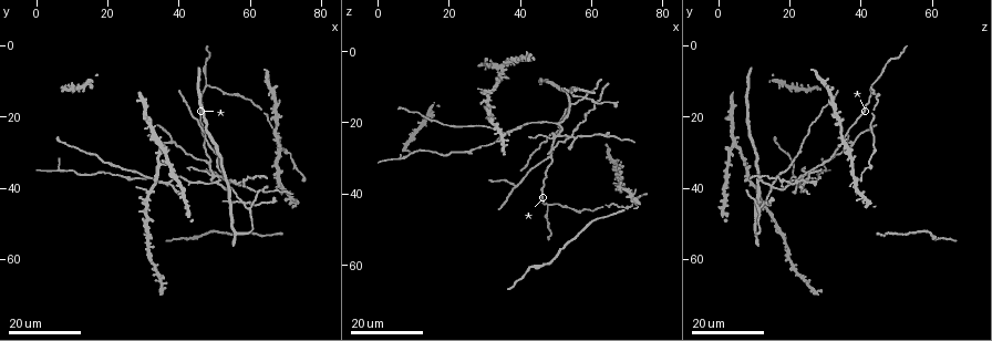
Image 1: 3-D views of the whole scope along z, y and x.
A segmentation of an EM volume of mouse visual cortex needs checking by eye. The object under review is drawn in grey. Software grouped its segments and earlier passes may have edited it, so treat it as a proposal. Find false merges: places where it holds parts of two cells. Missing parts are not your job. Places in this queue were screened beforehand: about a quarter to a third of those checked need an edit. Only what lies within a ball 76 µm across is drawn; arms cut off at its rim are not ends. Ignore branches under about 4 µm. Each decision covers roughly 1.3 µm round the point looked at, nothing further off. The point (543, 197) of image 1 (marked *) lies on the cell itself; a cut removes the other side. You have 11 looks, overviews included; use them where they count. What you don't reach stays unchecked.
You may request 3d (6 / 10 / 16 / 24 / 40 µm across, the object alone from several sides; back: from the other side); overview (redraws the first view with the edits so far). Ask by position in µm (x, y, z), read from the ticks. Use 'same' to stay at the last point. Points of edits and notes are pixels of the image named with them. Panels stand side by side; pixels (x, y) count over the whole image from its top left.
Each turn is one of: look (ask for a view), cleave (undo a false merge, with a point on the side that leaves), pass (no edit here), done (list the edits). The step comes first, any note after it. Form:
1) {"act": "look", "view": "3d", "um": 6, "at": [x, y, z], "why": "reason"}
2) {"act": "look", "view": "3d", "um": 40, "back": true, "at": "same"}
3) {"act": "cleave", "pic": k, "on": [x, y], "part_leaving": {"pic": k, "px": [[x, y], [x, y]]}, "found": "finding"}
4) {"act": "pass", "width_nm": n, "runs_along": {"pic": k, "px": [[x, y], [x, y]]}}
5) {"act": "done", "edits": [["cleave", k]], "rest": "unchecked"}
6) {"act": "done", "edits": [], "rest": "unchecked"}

{"act": "look", "view": "3d", "um": 24, "at": [51.0, 38.0, 20.5], "why": "three-way junction"}

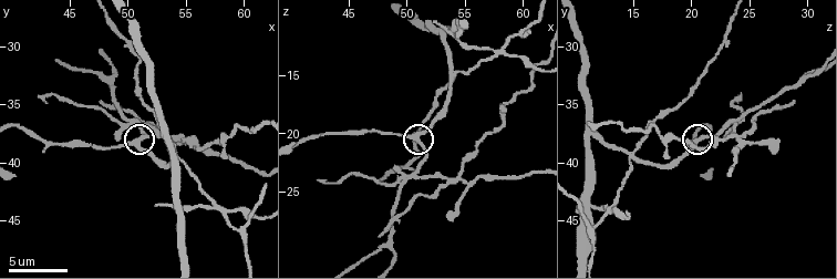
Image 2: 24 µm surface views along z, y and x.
{"act": "look", "view": "3d", "um": 10, "at": [50.6, 38.6, 20.4]}

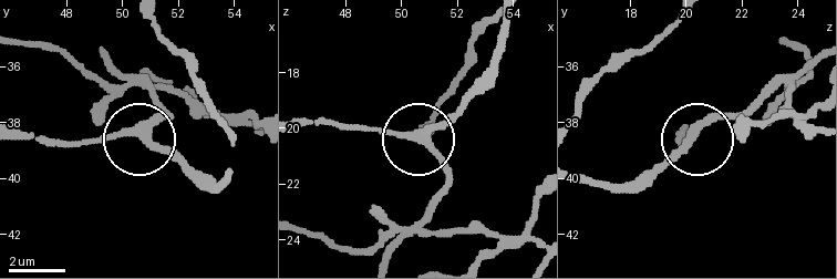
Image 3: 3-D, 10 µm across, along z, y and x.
{"act": "pass", "arms": 3, "runs_along": {"pic": 3, "px": [[102, 49], [166, 115], [143, 135], [199, 185]]}, "found": "one cell here"}

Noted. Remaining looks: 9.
{"act": "look", "view": "3d", "um": 6, "at": [58.2, 44.2, 13.2]}

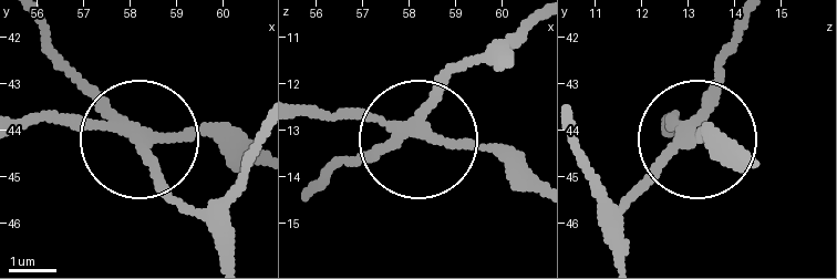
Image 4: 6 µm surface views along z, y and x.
{"act": "cleave", "pic": 4, "on": [204, 122], "arms": 4, "part_leaving": {"pic": 4, "px": [[424, 126], [515, 154], [539, 174]]}, "found": "a second cell is stuck on"}

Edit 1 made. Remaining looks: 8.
{"act": "look", "view": "overview", "why": "see it whole again"}

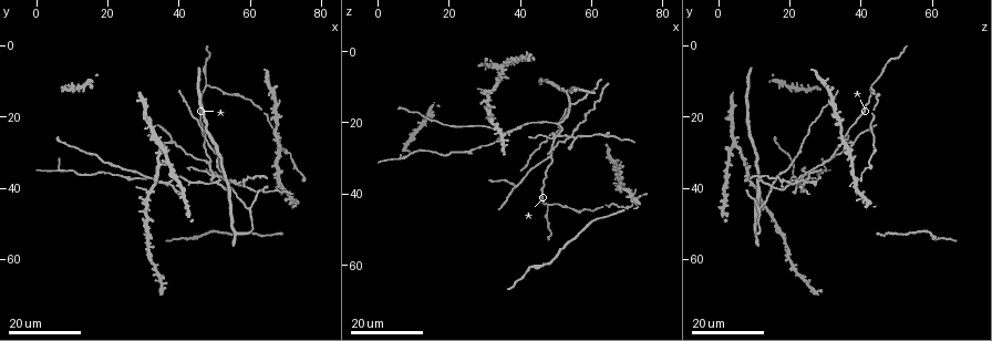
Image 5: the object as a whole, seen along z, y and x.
{"act": "look", "view": "3d", "um": 16, "at": [54.0, 39.5, 15.5], "why": "four arms meet"}

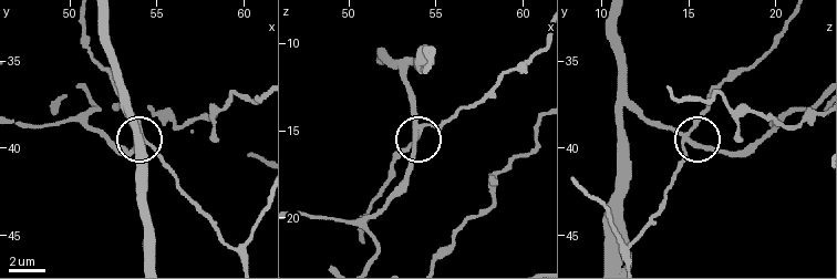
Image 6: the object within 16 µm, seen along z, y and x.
{"act": "look", "view": "3d", "um": 10, "at": [53.9, 39.1, 14.8]}

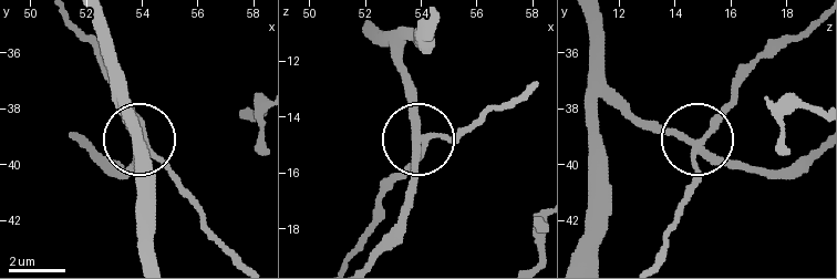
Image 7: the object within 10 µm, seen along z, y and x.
{"act": "pass", "arms": 4, "runs_along": {"pic": 7, "px": [[816, 154], [773, 173], [716, 158], [700, 140], [742, 83]]}, "found": "continuous, no second cell"}

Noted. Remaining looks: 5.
{"act": "look", "view": "3d", "um": 24, "at": [39.0, 27.0, 38.0], "why": "branch point"}

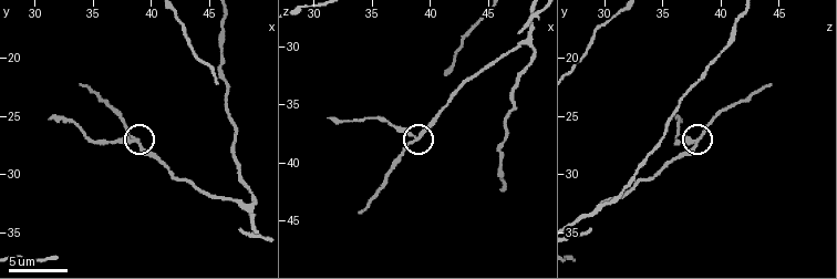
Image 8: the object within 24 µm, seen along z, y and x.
{"act": "look", "view": "3d", "um": 10, "at": [38.6, 27.0, 38.0]}

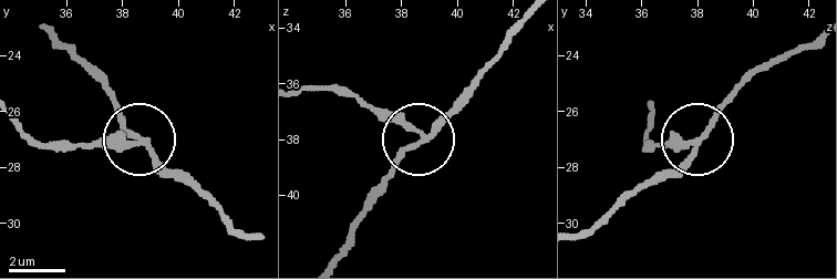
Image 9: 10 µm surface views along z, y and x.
{"act": "cleave", "pic": 9, "on": [106, 141], "width_nm": 200, "part_leaving": {"pic": 9, "px": [[142, 140], [44, 146], [22, 132]]}, "found": "a second cell is stuck on"}

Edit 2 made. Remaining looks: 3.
{"act": "look", "view": "3d", "um": 24, "at": [5.5, 35.0, 29.5], "why": "three-way junction"}

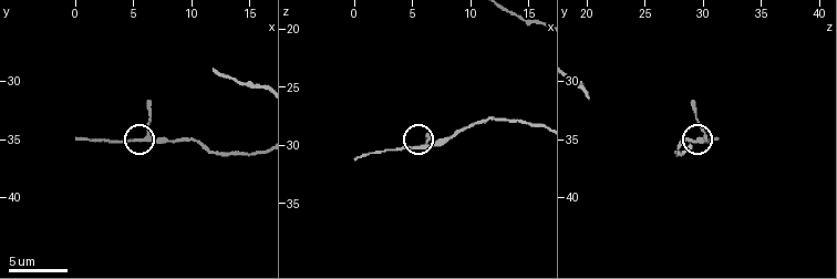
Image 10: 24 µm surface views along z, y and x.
{"act": "look", "view": "3d", "um": 6, "at": [5.6, 35.0, 30.0]}

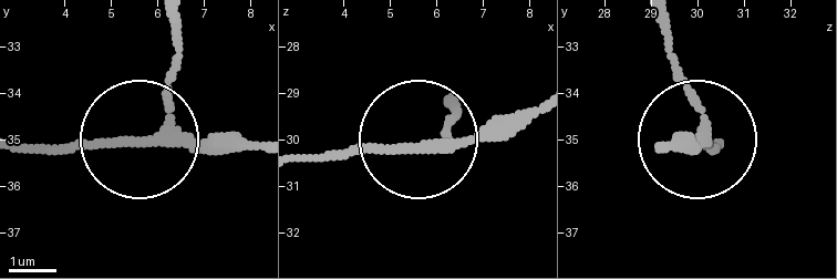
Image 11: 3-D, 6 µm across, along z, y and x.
{"act": "pass", "arms": 3, "runs_along": {"pic": 11, "px": [[254, 148], [171, 136], [28, 148]]}, "found": "all the same cell"}

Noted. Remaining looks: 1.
{"act": "done", "edits": [["cleave", 4], ["cleave", 9]], "rest": "unchecked"}

